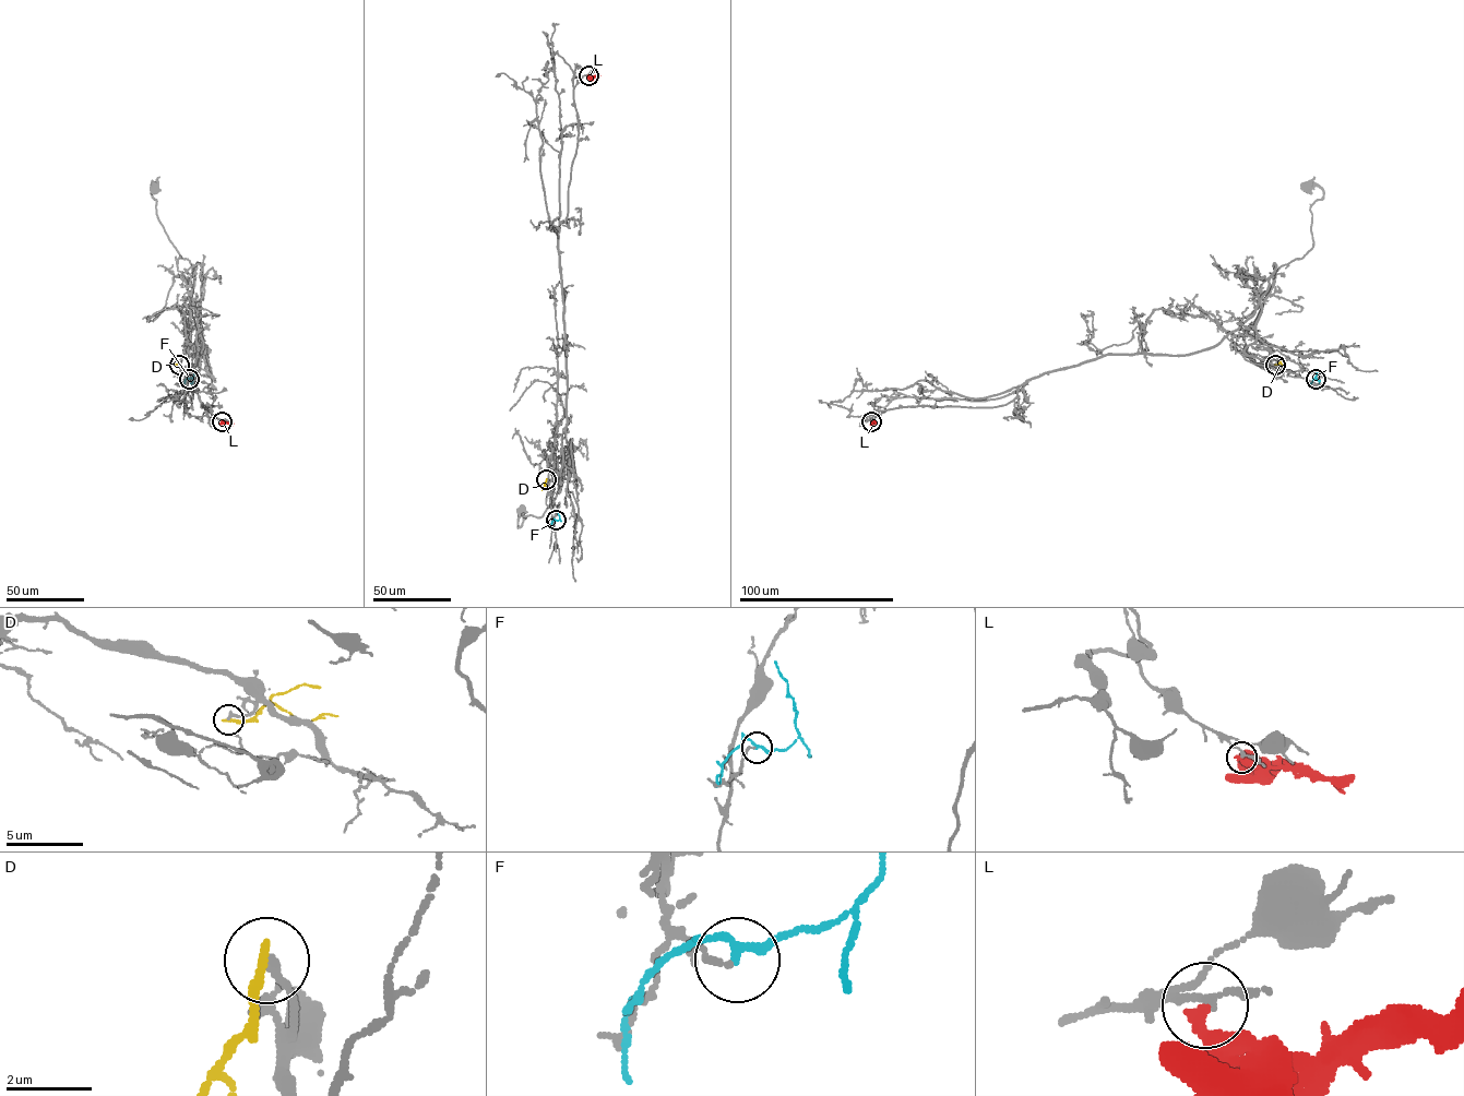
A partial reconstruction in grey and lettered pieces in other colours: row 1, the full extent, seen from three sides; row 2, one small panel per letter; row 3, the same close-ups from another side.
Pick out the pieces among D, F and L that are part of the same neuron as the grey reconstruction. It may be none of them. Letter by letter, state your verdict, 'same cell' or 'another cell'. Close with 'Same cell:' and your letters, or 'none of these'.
D: another cell
F: another cell
L: another cell
Same cell: none of these

